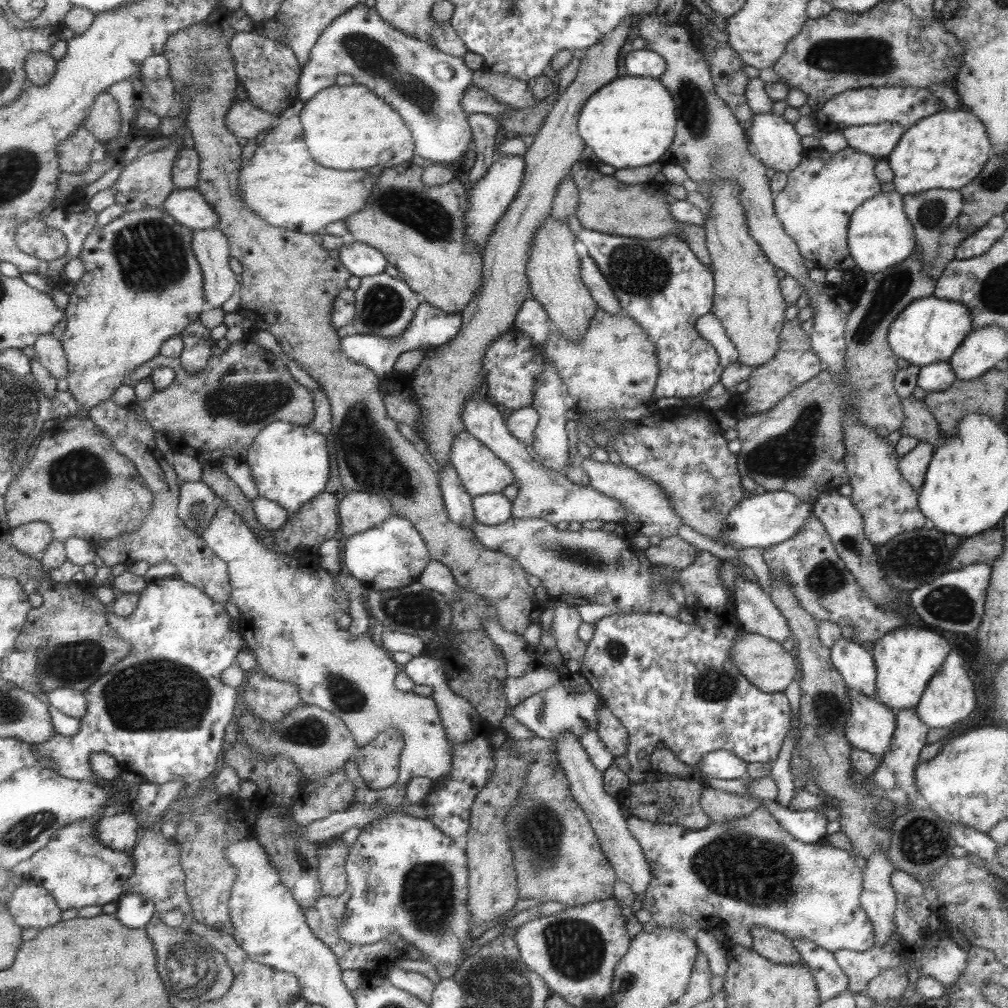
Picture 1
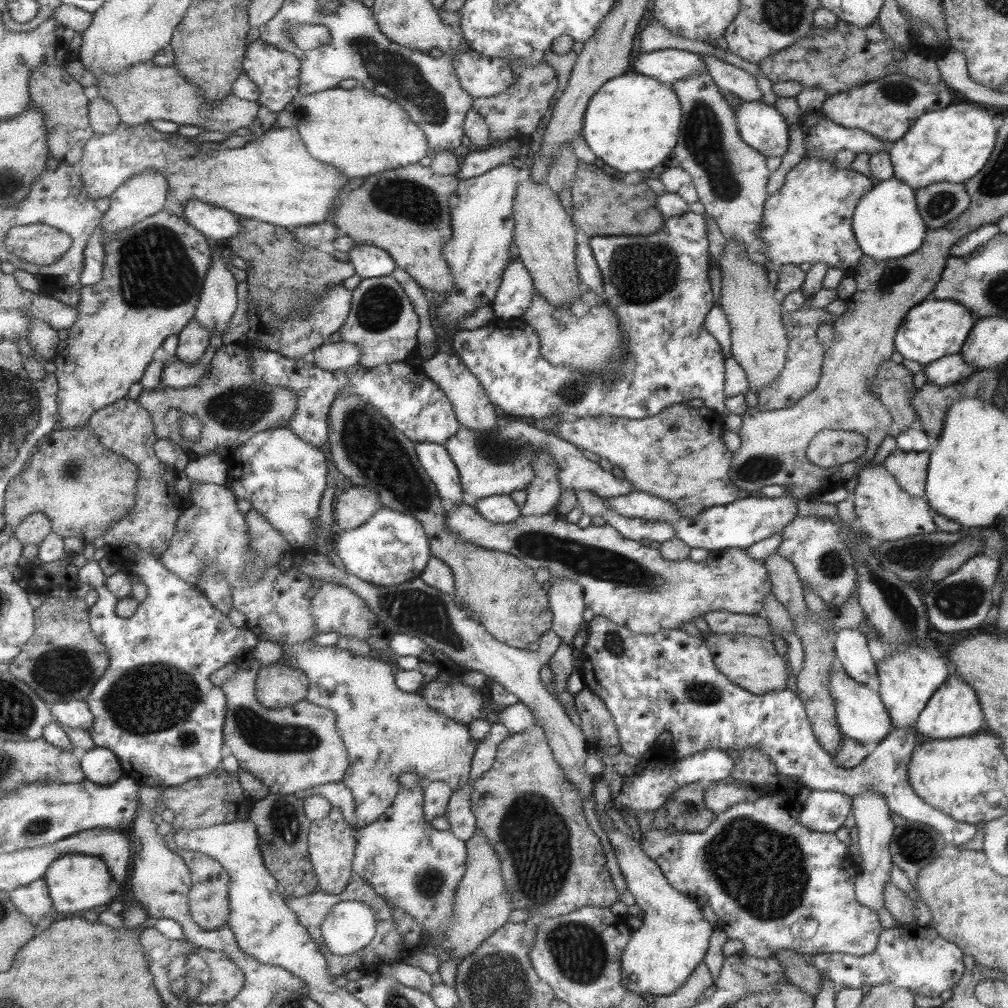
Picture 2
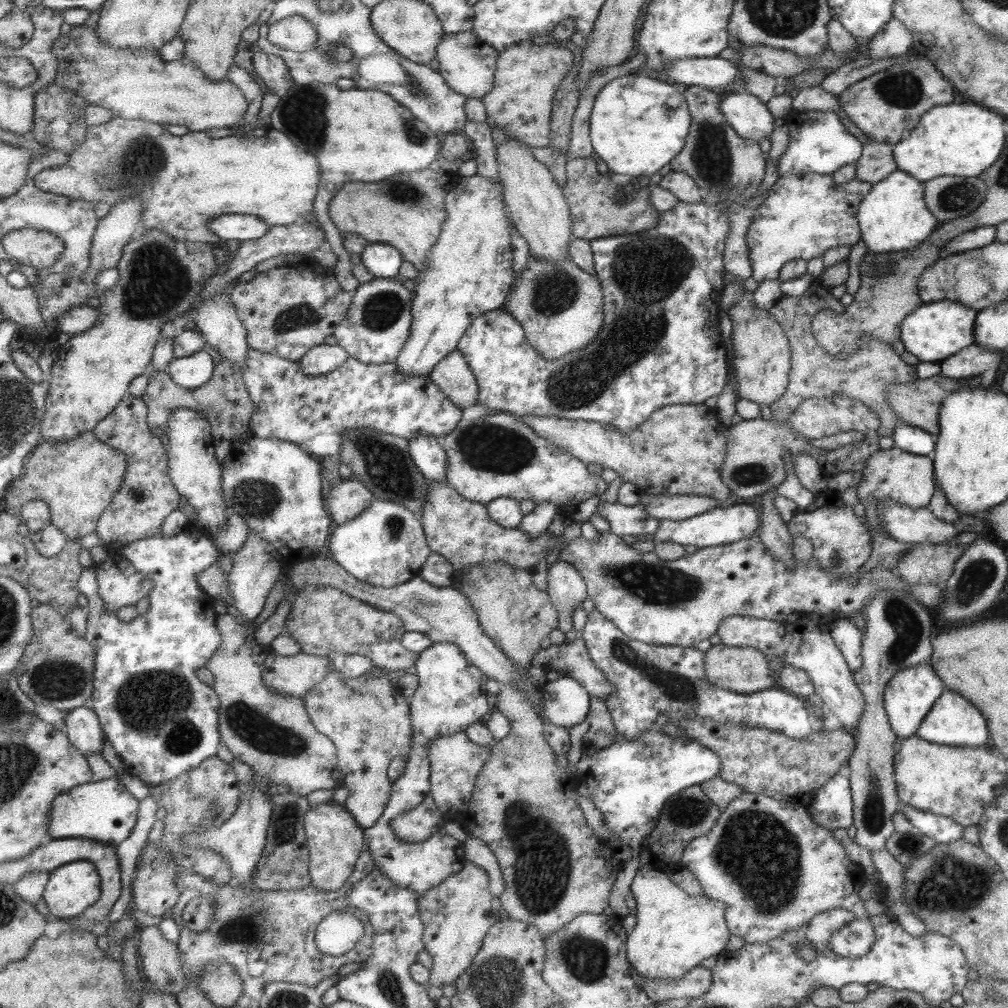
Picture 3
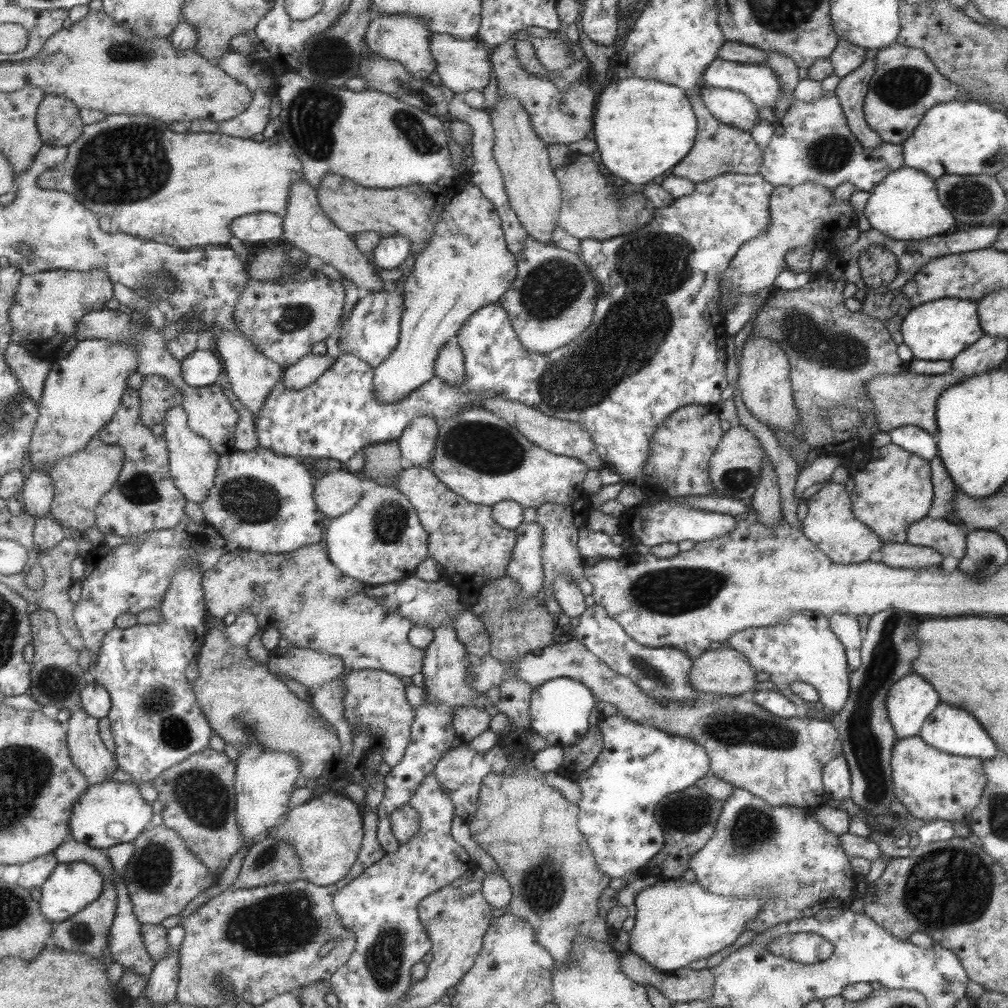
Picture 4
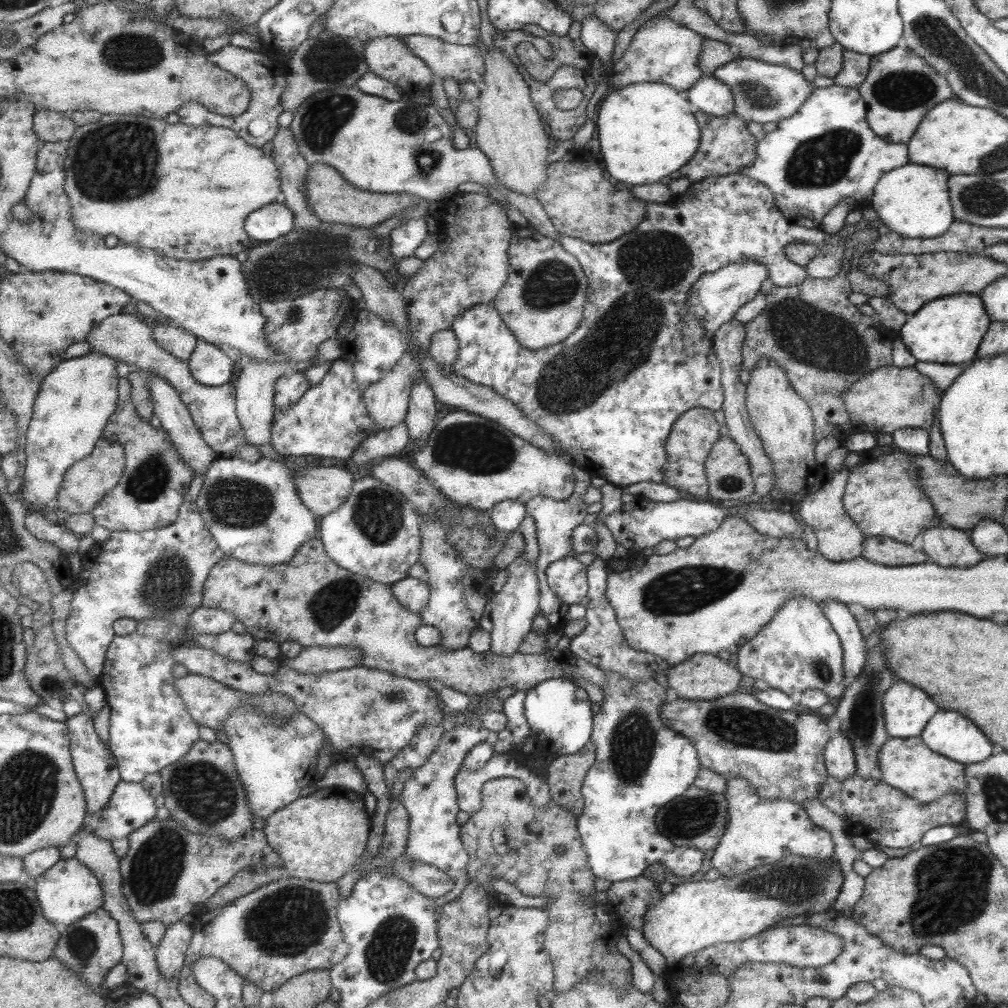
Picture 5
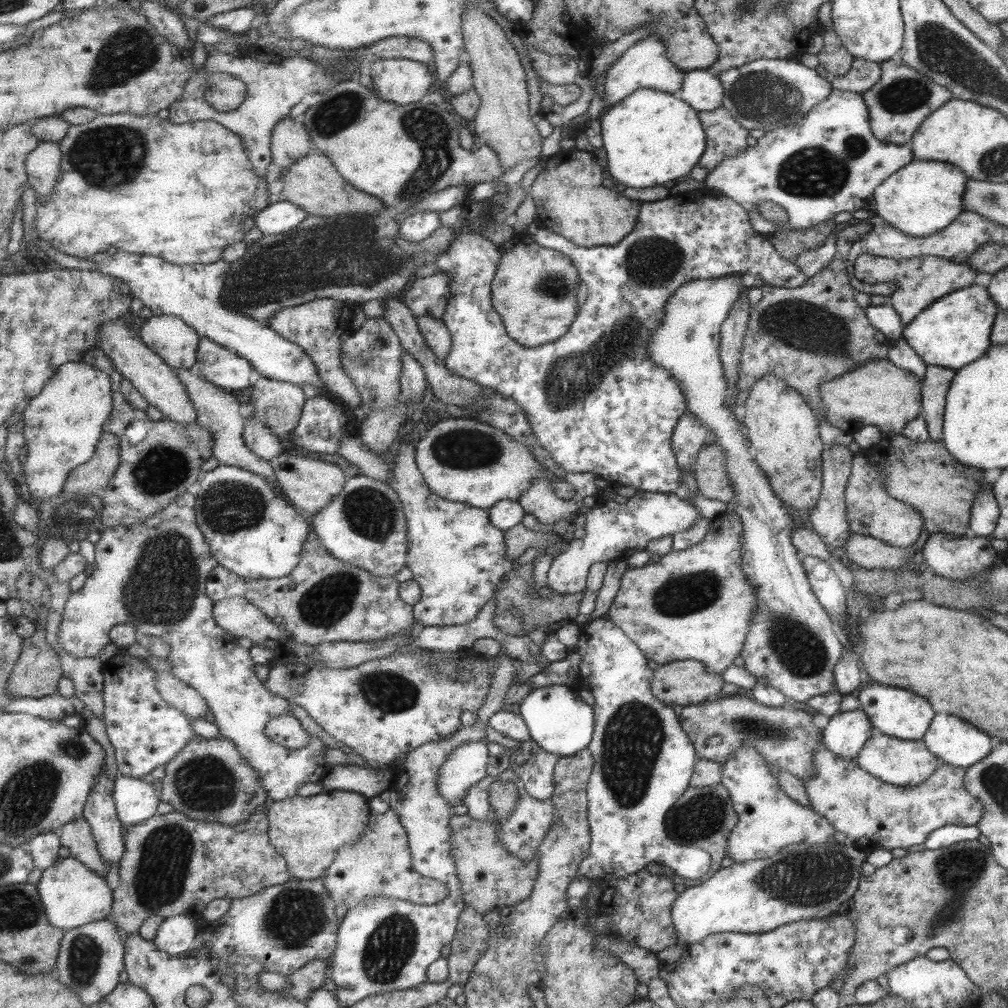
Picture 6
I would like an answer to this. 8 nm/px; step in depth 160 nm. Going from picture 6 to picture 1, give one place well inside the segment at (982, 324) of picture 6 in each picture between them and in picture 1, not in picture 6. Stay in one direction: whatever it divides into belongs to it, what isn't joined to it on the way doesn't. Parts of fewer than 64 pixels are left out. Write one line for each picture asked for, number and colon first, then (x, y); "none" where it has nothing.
1: (927, 331)
2: (936, 327)
3: (933, 331)
4: (937, 330)
5: (948, 330)

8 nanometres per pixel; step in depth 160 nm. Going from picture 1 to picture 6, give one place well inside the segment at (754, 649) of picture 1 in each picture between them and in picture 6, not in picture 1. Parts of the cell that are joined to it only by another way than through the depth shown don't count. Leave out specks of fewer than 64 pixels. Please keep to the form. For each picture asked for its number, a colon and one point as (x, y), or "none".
2: (751, 663)
3: (745, 670)
4: (723, 670)
5: (702, 676)
6: (685, 682)

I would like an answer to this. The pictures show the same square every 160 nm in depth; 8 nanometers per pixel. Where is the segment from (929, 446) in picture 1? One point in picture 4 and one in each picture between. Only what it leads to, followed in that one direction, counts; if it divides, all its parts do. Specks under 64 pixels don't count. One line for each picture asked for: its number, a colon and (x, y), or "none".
2: (909, 469)
3: (894, 474)
4: (892, 490)

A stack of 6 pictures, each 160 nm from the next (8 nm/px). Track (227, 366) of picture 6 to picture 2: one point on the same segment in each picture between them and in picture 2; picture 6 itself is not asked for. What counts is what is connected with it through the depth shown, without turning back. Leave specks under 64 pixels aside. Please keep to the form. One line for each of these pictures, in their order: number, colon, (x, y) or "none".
2: (177, 375)
3: (192, 372)
4: (202, 368)
5: (210, 366)

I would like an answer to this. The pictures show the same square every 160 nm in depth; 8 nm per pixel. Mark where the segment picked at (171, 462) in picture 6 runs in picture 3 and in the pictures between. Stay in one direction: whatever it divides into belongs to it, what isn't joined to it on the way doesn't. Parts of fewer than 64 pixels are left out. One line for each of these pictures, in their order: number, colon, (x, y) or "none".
3: (148, 495)
4: (145, 498)
5: (154, 486)

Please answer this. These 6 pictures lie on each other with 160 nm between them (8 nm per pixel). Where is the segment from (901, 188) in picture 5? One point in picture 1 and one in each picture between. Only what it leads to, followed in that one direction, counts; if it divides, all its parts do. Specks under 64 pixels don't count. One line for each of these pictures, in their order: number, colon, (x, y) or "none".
1: (880, 235)
2: (886, 223)
3: (893, 217)
4: (904, 206)

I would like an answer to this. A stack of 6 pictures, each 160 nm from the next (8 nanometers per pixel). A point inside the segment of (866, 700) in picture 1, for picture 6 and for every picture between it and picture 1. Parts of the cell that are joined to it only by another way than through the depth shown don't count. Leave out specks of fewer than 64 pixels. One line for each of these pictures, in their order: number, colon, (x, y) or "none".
2: (861, 716)
3: (807, 648)
4: (802, 648)
5: (798, 649)
6: (789, 645)

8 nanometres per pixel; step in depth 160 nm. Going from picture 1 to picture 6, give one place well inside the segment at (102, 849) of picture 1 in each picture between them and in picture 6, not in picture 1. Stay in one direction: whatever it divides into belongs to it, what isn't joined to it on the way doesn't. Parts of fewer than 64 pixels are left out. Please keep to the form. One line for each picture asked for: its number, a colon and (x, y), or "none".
2: (77, 882)
3: (73, 888)
4: (73, 886)
5: (70, 891)
6: (74, 895)

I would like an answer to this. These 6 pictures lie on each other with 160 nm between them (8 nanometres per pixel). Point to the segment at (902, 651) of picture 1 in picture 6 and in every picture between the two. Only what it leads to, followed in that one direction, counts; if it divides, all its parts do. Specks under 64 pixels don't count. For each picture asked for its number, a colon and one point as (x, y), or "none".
2: (907, 677)
3: (911, 692)
4: (909, 701)
5: (906, 709)
6: (897, 713)

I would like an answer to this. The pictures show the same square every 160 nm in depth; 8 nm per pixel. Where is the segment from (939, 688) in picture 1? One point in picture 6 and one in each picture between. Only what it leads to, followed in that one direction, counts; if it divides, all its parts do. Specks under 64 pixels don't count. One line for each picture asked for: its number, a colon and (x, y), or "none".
2: (954, 712)
3: (954, 722)
4: (950, 730)
5: (949, 734)
6: (952, 741)

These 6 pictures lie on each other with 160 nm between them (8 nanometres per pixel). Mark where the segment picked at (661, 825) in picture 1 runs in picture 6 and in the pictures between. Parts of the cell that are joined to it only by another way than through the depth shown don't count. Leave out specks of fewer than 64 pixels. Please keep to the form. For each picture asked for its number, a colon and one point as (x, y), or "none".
2: (772, 884)
3: (773, 869)
4: (781, 853)
5: (757, 832)
6: (768, 819)

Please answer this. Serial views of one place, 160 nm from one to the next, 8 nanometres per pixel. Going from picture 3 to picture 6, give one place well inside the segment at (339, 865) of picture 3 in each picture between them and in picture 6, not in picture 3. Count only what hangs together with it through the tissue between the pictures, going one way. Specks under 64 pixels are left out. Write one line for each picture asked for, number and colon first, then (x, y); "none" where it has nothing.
4: (328, 832)
5: (321, 837)
6: (308, 831)

